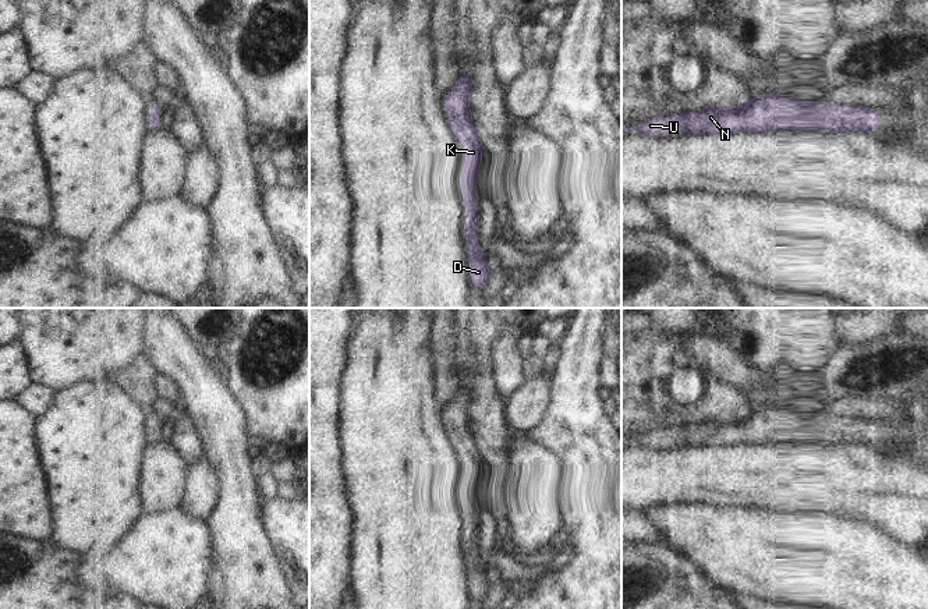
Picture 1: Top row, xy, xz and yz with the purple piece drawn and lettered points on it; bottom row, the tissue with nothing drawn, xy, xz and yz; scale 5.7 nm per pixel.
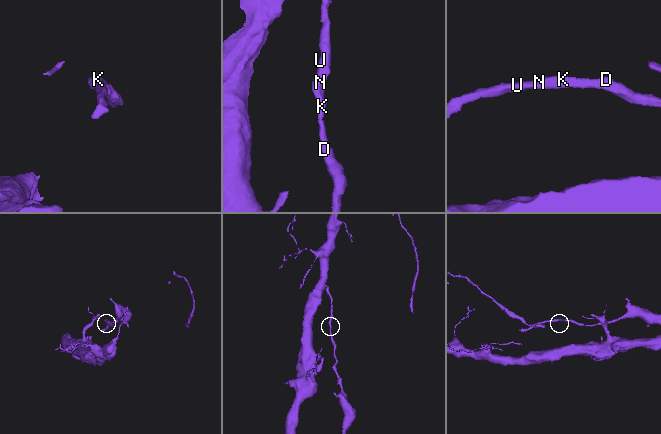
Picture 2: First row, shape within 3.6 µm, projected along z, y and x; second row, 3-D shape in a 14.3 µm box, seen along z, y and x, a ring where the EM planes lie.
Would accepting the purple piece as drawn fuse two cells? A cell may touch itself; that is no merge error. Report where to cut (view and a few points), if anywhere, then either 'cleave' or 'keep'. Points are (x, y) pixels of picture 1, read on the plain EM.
cut none; keep

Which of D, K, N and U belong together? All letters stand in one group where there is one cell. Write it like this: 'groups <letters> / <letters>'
groups D K N U

